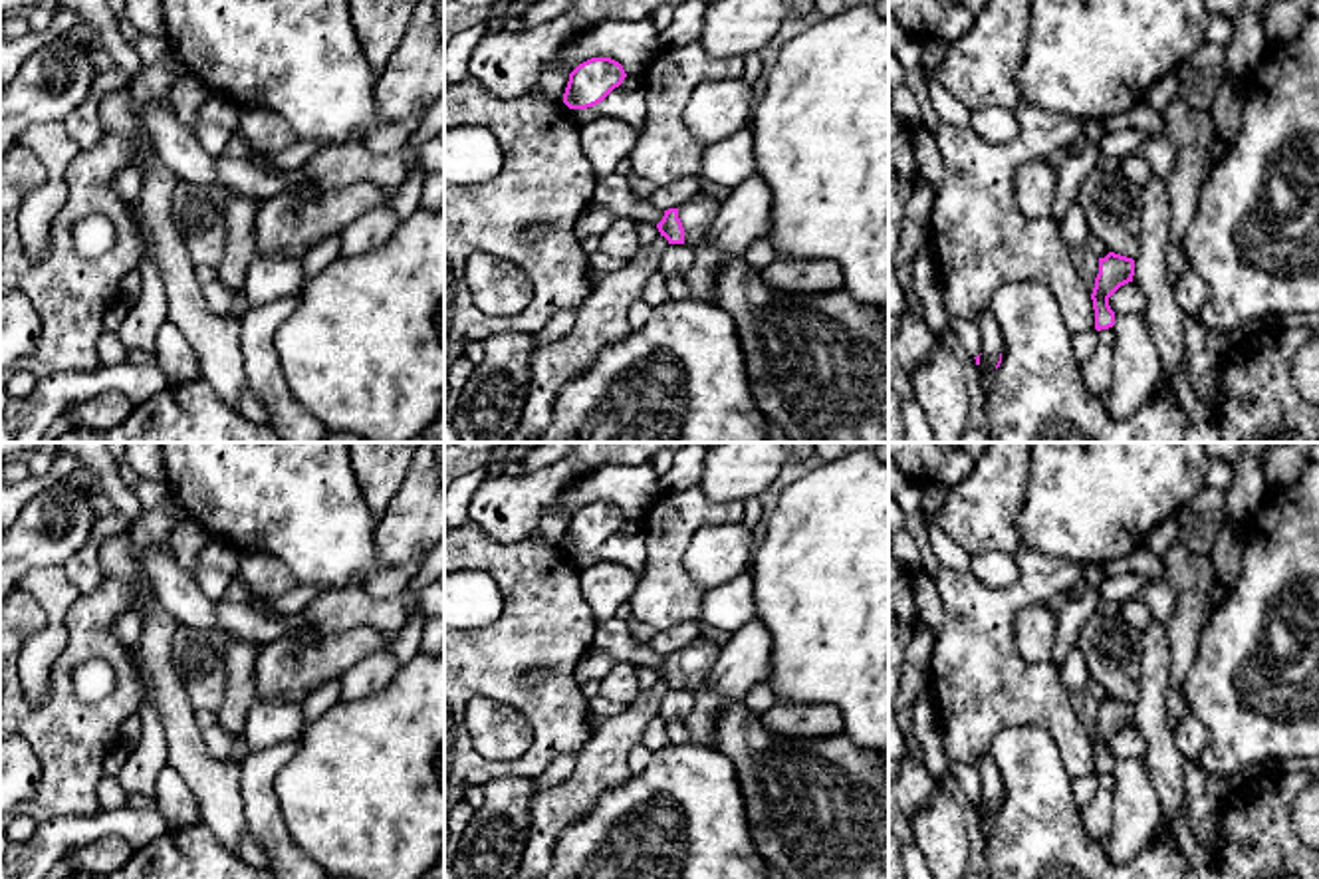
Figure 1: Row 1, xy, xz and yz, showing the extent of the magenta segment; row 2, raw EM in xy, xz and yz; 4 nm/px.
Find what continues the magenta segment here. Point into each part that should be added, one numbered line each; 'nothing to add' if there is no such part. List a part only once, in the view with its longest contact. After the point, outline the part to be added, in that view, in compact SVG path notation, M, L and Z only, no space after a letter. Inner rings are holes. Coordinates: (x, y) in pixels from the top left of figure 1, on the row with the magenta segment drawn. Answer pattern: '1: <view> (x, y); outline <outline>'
1: xz (697, 215); outline M698 192L690 200L678 206L678 218L684 228L684 244L696 246L708 238L710 226L720 210L722 202Z

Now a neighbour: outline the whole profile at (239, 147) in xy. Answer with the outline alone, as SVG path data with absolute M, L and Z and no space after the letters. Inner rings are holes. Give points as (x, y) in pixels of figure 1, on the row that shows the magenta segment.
M234 131L232 139L224 151L224 157L246 161L248 157L260 155L266 161L270 161L276 169L294 171L294 169L301 167L309 157L313 157L323 147L325 145L298 139L296 145L292 145L284 151L260 153L248 143L248 139L244 135Z

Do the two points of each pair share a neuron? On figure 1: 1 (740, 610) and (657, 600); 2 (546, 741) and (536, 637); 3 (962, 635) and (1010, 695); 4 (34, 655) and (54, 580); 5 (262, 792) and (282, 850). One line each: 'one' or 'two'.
1: two
2: one
3: one
4: one
5: one

